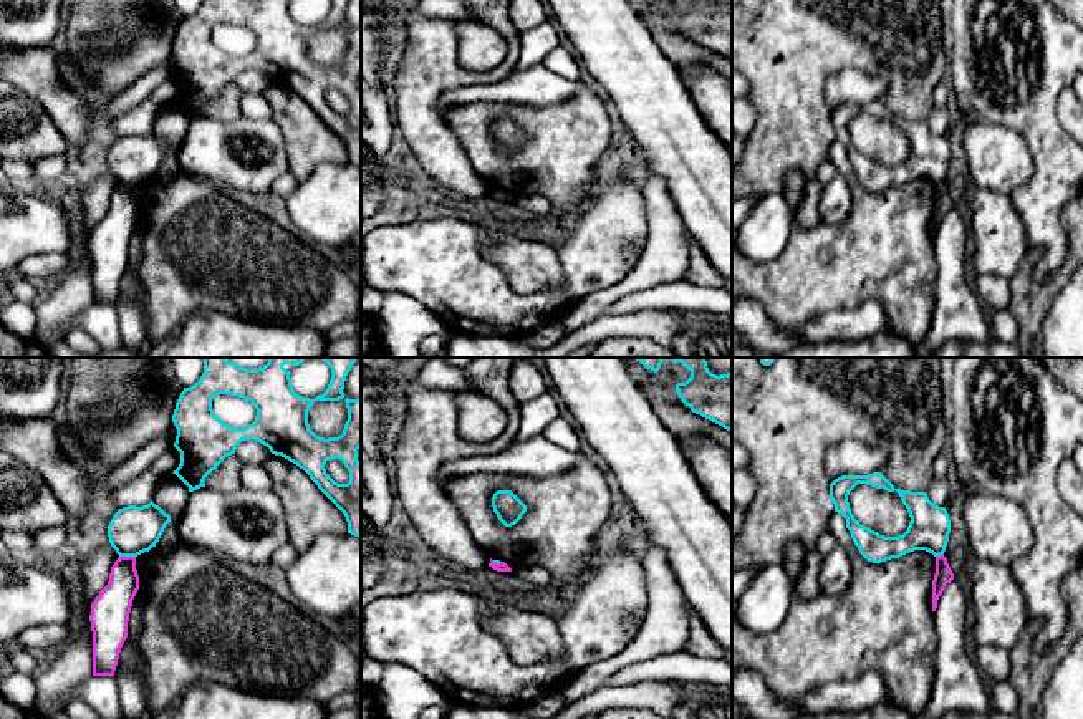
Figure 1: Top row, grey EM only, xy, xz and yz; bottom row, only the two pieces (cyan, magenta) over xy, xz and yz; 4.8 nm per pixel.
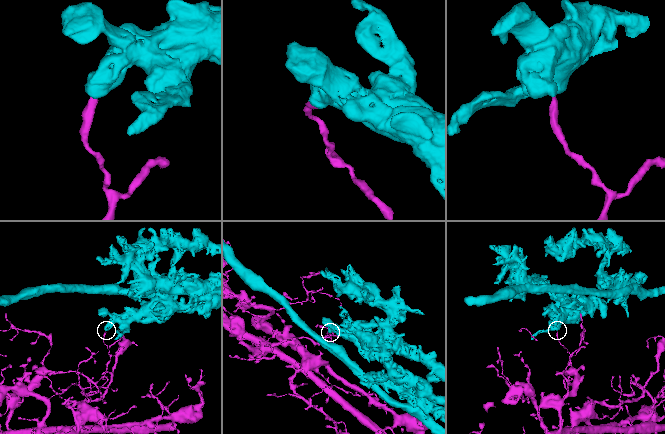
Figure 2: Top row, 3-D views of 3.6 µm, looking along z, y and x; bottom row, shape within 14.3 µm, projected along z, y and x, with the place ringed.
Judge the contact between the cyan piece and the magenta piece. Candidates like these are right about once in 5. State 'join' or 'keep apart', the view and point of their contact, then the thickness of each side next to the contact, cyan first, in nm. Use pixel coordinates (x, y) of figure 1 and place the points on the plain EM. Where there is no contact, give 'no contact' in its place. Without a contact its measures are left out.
keep apart; contact xy (128, 184); calibres 240 and 170 nm

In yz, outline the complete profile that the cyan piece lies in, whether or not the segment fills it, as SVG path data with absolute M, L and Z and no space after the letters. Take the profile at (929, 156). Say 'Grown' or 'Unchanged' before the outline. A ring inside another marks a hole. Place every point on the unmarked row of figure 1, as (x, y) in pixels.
Unchanged. M873 101L868 104L841 104L835 108L830 113L830 128L835 133L835 141L846 147L846 157L859 182L868 191L881 192L914 179L926 179L934 186L944 184L946 181L951 147L946 136L934 134L926 121L896 118L881 101ZM858 113L868 113L888 121L896 119L899 123L911 146L909 156L902 164L879 164L854 147L848 124Z

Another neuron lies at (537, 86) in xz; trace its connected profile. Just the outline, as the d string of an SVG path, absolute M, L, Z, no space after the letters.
M535 65L517 70L493 84L470 84L445 91L437 98L436 108L440 111L464 103L545 108L573 98L580 88L580 80L566 80L545 65Z

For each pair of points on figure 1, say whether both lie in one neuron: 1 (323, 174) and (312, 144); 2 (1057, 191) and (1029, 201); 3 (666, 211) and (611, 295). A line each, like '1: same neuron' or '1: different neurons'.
1: different neurons
2: same neuron
3: same neuron

